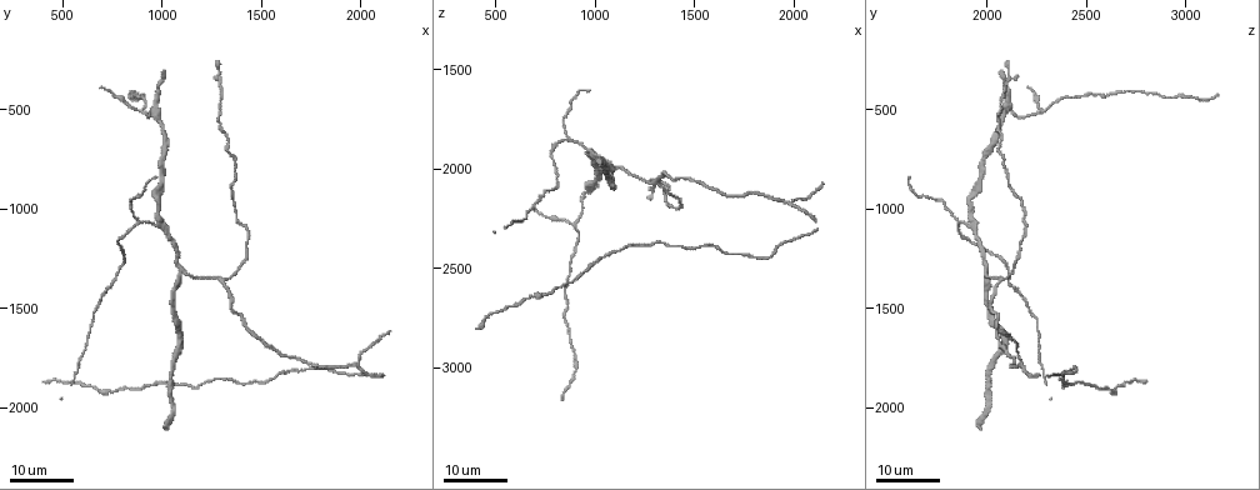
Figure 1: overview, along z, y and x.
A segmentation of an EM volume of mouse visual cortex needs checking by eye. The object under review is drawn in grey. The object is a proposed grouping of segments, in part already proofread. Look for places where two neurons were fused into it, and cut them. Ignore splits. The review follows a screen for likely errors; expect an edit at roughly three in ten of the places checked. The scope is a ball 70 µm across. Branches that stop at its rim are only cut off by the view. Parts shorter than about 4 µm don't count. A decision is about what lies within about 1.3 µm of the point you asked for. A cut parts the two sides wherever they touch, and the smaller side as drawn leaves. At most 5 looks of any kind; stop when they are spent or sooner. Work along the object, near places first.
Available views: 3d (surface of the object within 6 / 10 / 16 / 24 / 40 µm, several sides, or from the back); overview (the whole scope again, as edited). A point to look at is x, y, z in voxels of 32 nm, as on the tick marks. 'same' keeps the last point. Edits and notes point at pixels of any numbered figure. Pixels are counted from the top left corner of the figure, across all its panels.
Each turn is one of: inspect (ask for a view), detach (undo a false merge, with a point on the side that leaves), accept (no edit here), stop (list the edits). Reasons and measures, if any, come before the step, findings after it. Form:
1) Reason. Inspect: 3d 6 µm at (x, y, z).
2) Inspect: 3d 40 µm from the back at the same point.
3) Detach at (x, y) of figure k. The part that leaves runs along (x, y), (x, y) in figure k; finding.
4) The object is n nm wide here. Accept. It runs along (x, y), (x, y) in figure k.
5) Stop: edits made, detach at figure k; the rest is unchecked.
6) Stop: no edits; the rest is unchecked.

Branch point. Inspect: 3d 24 µm at (1300, 1350, 2060).

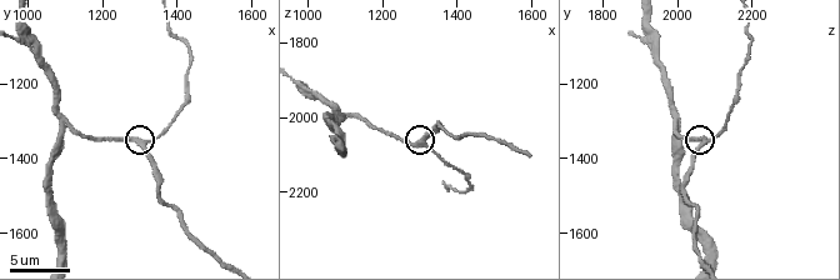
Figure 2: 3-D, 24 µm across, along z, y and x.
Inspect: 3d 10 µm at (1310, 1360, 2070).

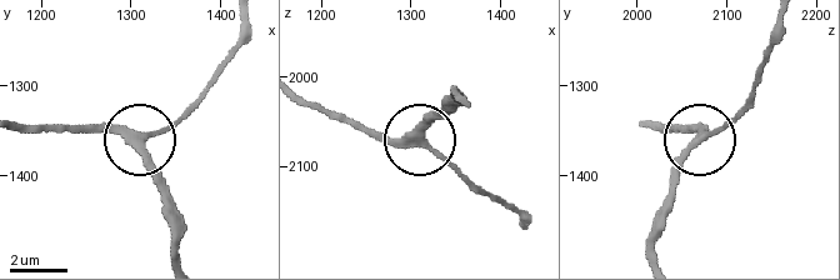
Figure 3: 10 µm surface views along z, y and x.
The object is 260 nm wide here. Accept. It runs along (178, 253), (178, 224), (144, 140), (189, 104) in figure 3; continuous, no second neuron.

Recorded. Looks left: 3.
Inspect: 3d 24 µm at (950, 500, 2110).

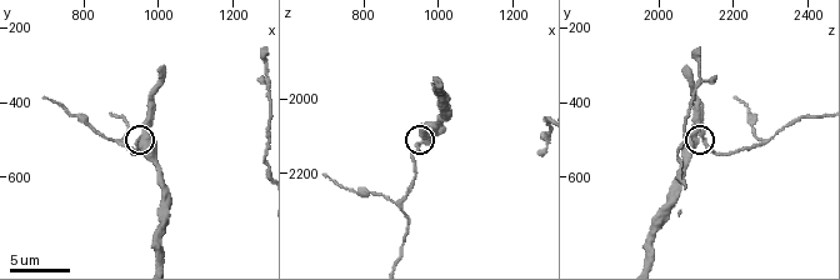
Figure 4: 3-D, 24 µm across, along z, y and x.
Closer look. Inspect: 3d 6 µm at (960, 490, 2120).

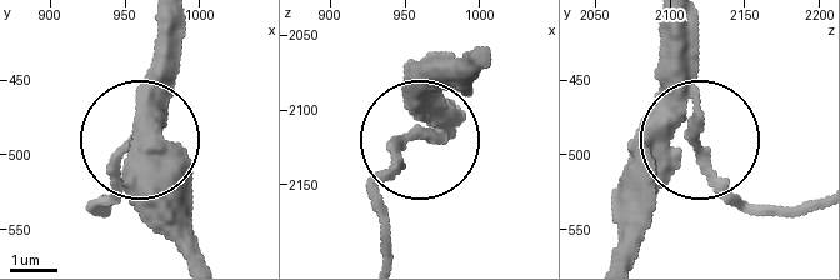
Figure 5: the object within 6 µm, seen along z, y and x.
Inspect: 3d 6 µm from the back at (956, 486, 2116).

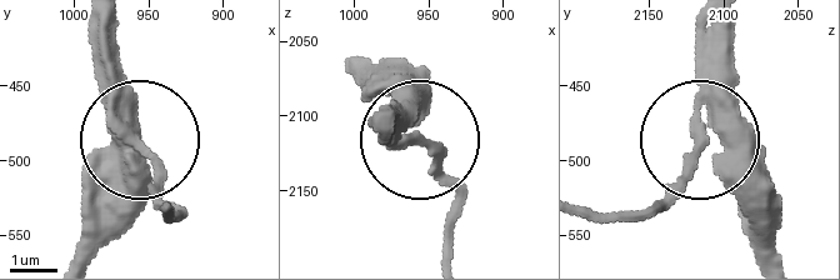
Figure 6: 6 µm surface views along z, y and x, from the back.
3 arms meet here. Accept. It runs along (90, 259), (101, 199), (138, 139), (110, 91), (110, 20) in figure 6; one neuron here.

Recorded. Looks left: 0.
Stop: no edits; the rest is unchecked.

